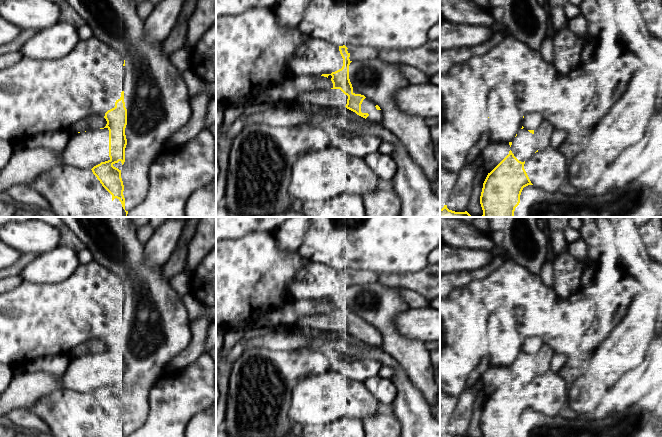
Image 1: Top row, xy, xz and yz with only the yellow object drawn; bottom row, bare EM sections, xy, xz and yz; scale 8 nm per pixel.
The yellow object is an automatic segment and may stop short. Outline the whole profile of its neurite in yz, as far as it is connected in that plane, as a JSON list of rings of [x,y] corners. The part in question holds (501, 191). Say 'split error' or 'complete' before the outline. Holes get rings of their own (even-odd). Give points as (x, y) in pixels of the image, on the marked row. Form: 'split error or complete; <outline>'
complete; [[[510,150],[509,154],[488,173],[480,196],[482,217],[514,217],[514,211],[520,203],[523,188],[533,185],[524,169],[524,164],[525,161],[519,161]]]

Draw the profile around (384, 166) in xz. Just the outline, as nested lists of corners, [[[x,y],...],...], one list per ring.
[[[377,151],[365,156],[363,159],[383,184],[393,180],[397,172],[397,165],[391,156]]]

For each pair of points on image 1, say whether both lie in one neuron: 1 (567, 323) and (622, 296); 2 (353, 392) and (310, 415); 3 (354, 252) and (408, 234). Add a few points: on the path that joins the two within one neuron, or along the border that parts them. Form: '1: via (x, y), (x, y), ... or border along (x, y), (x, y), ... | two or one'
1: border along (596, 302), (596, 315), (587, 331) | two
2: via (342, 397), (328, 397), (321, 404) | one
3: via (367, 241), (374, 234), (395, 234) | one

